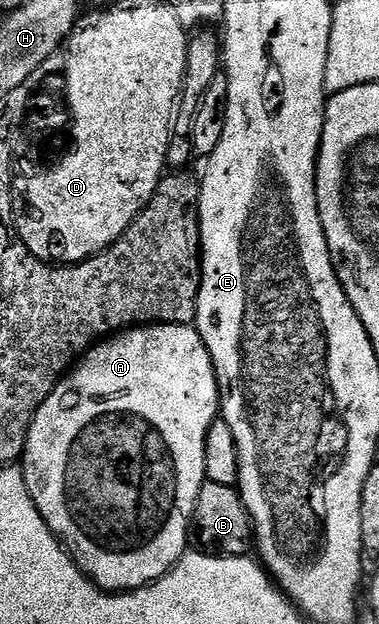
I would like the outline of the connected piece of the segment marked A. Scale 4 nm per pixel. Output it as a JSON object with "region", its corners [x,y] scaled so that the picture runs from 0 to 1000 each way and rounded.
{"region":[[[404,518],[317,530],[253,550],[227,569],[216,571],[206,587],[158,607],[135,635],[119,643],[119,649],[108,649],[108,655],[87,668],[55,737],[66,777],[108,829],[124,837],[148,864],[174,877],[179,889],[198,897],[222,921],[274,947],[322,950],[412,934],[427,921],[456,913],[472,894],[496,881],[504,830],[520,809],[520,790],[533,784],[546,764],[541,700],[551,694],[551,681],[562,681],[562,675],[580,670],[580,665],[578,619],[562,579],[522,530],[512,522],[488,518]]]}

